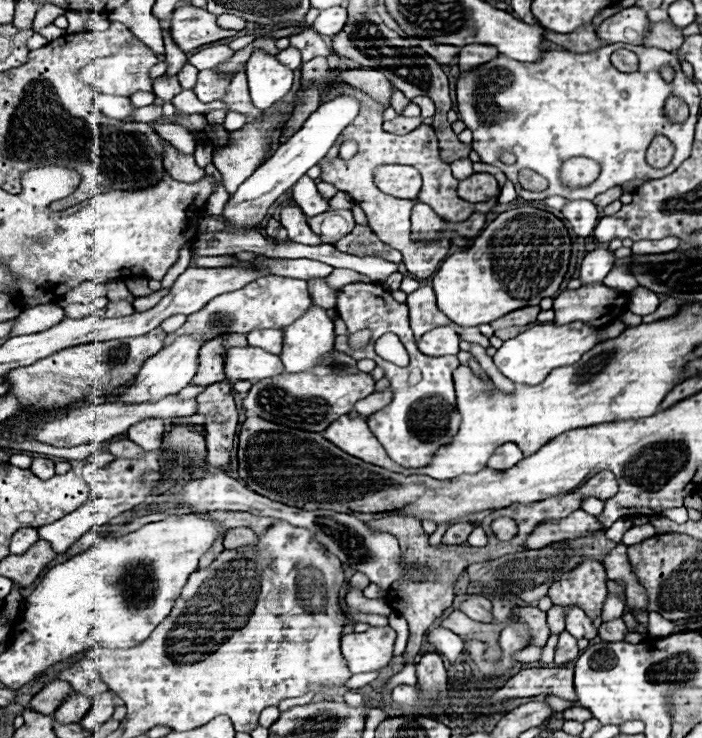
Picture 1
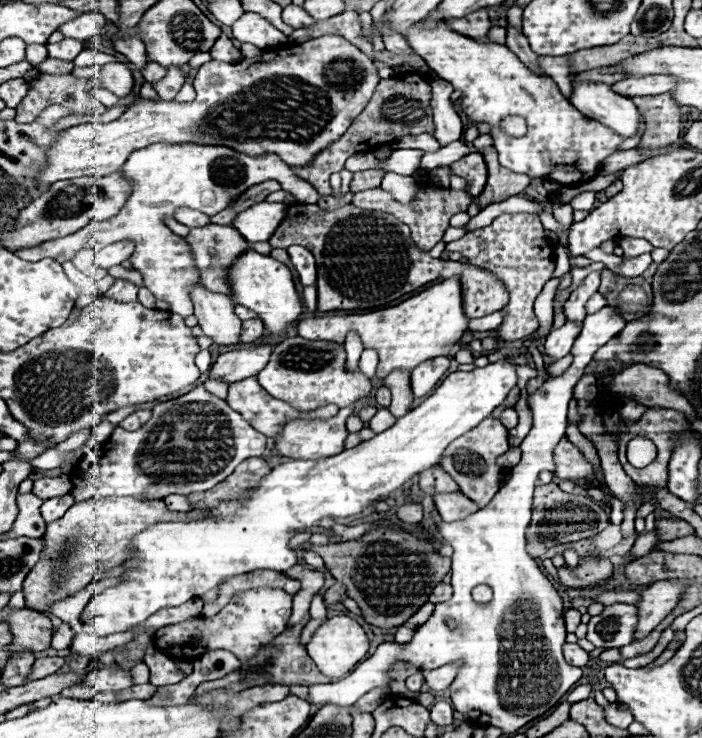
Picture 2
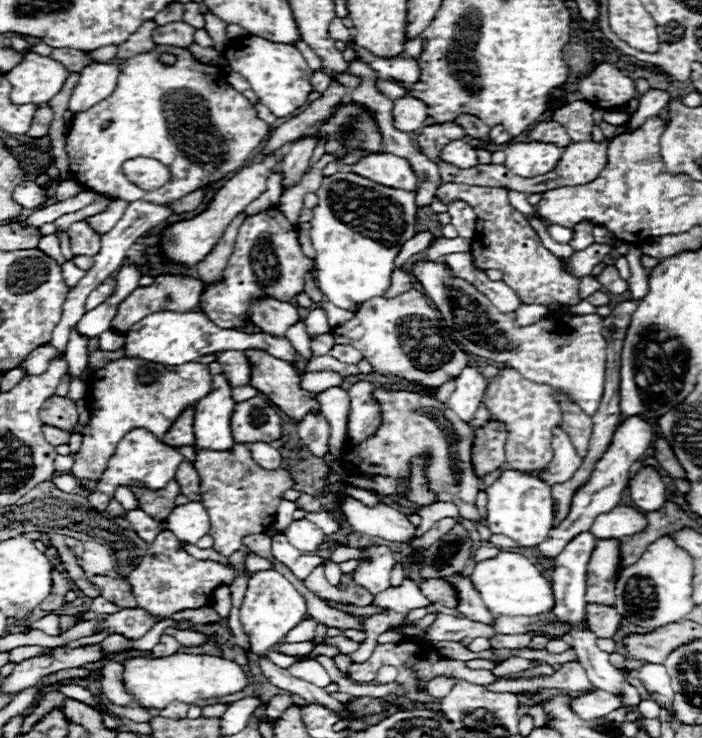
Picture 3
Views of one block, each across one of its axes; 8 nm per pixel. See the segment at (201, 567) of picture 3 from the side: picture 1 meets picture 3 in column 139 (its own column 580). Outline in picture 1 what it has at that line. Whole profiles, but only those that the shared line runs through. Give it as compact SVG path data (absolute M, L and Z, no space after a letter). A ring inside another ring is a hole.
M586 560L586 564L574 568L568 578L558 580L548 592L554 604L576 604L592 620L600 616L606 594L606 572L596 560Z

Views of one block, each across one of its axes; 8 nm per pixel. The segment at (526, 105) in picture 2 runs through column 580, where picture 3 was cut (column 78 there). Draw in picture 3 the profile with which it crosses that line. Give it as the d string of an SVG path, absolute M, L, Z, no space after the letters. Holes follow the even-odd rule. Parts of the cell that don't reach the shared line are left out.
M160 44L150 52L128 58L120 64L118 84L112 96L108 96L100 104L94 104L92 108L88 108L88 112L80 112L74 116L72 128L66 136L70 172L80 184L108 198L120 198L126 202L148 200L152 204L164 204L184 198L186 194L210 186L222 180L226 174L240 170L246 164L248 156L254 154L254 150L268 138L270 126L258 118L254 106L238 90L234 90L226 78L228 74L224 72L224 68L202 64L200 60L192 58L190 52L184 48ZM164 52L176 56L174 66L164 66L162 62L158 62L158 56ZM136 156L154 158L166 164L170 170L170 180L158 190L142 190L132 184L122 174L122 162Z

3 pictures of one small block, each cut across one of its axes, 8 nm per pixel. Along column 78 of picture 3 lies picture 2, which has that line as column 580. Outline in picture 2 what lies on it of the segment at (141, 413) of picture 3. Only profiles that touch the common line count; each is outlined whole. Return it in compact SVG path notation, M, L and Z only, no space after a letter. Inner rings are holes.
M566 436L554 450L554 462L556 462L556 476L560 480L580 480L594 474L594 466L584 458L580 448L572 444Z

